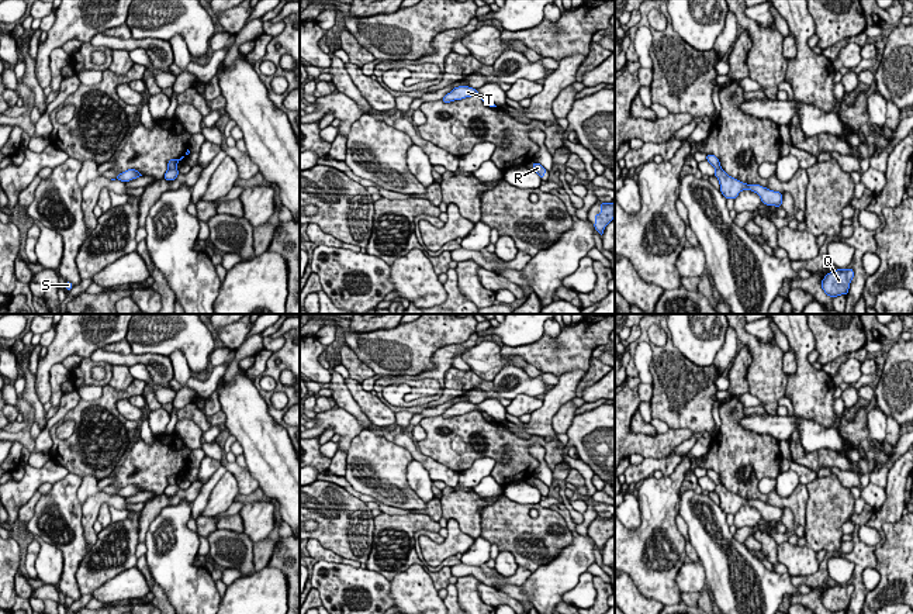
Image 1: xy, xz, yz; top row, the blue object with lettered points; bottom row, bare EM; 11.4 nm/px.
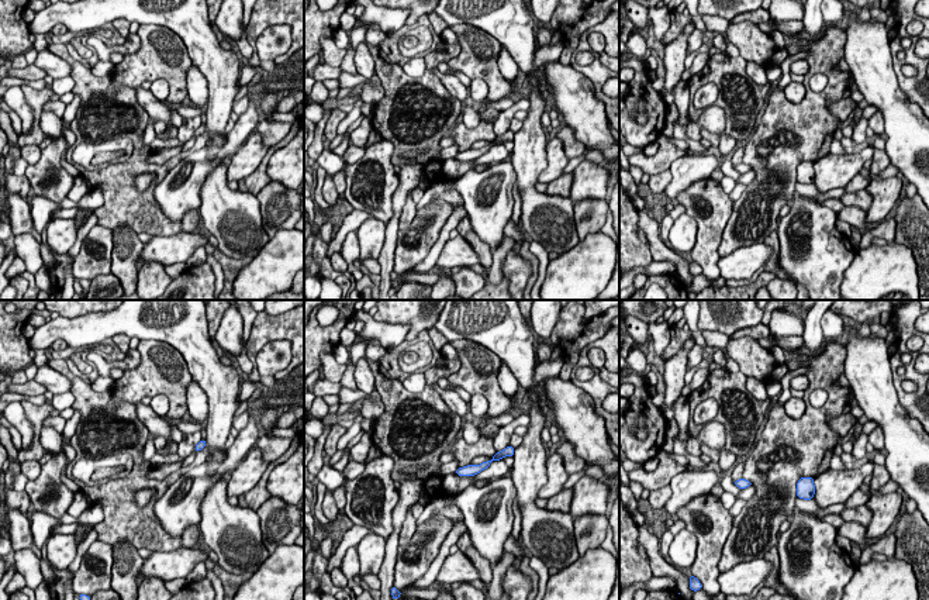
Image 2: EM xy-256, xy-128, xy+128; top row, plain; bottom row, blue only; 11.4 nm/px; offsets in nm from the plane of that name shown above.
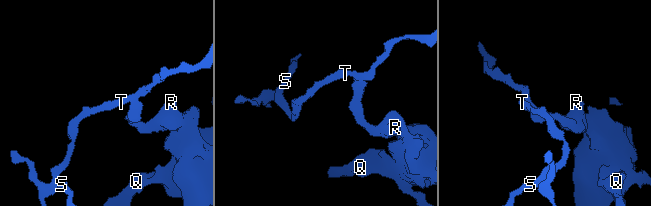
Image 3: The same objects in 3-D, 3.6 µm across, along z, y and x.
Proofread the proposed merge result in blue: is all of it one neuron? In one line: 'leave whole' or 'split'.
split

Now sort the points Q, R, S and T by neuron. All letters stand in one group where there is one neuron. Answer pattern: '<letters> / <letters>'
Q R / S T

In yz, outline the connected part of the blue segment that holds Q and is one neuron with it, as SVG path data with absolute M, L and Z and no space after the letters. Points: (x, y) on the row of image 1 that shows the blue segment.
M837 269L824 276L824 279L822 280L822 289L830 297L837 297L840 294L847 296L853 277L853 269Z

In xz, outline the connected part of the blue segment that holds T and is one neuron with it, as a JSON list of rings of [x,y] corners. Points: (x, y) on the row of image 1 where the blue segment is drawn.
[[[459,86],[459,87],[454,87],[450,93],[447,93],[442,99],[442,101],[450,103],[450,101],[461,100],[461,99],[471,97],[471,96],[480,96],[477,89],[473,89],[473,87],[468,87],[468,86]]]

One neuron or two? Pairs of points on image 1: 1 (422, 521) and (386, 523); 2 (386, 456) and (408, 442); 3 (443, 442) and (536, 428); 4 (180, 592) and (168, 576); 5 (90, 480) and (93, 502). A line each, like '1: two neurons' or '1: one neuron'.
1: one neuron
2: two neurons
3: two neurons
4: one neuron
5: two neurons

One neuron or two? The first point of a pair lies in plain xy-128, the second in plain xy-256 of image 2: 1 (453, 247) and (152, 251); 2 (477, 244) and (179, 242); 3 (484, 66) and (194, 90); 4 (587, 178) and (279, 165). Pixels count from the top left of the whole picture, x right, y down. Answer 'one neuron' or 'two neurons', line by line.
1: one neuron
2: two neurons
3: two neurons
4: one neuron

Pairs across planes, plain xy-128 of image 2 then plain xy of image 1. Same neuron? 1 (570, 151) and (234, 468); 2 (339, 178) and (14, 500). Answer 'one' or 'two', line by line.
1: one
2: two

